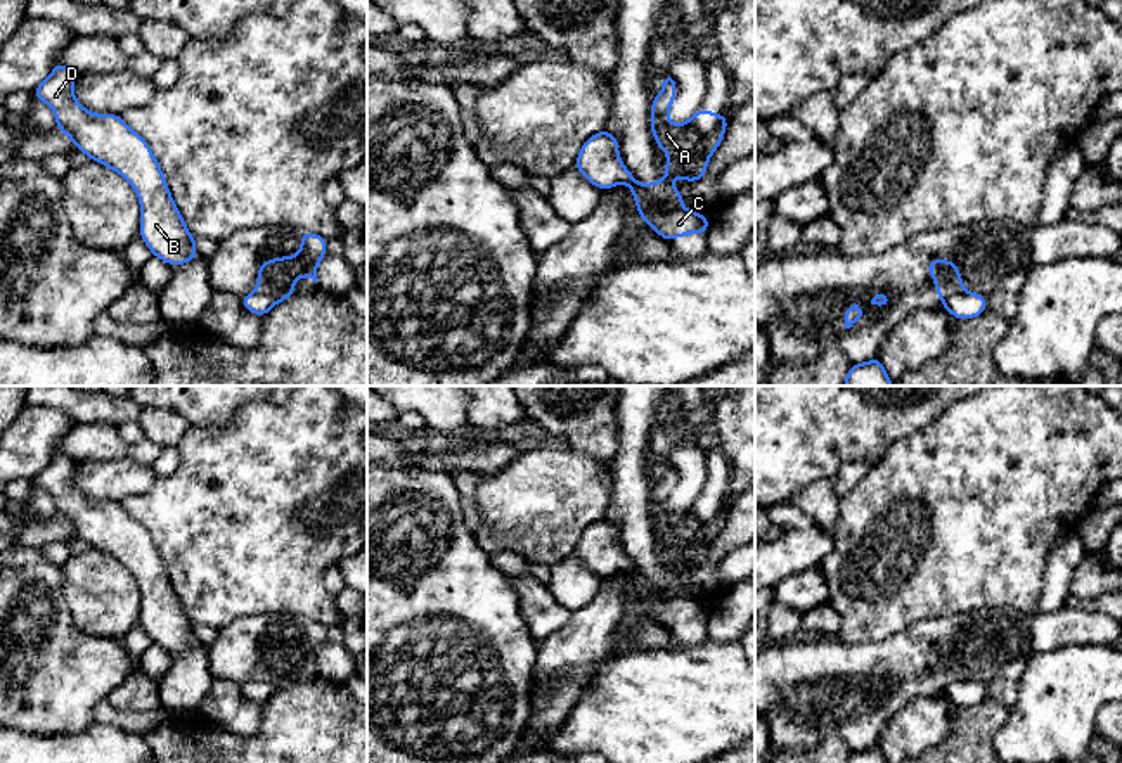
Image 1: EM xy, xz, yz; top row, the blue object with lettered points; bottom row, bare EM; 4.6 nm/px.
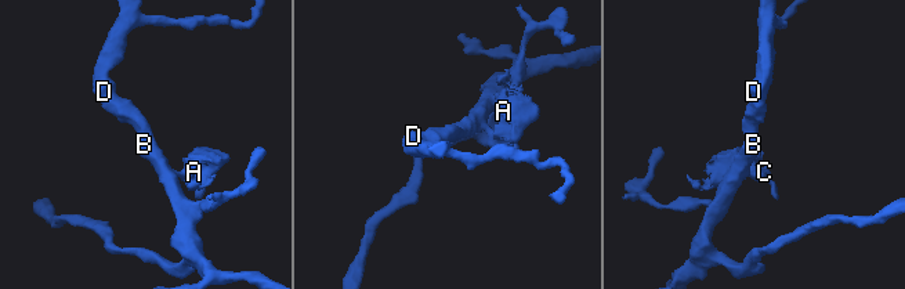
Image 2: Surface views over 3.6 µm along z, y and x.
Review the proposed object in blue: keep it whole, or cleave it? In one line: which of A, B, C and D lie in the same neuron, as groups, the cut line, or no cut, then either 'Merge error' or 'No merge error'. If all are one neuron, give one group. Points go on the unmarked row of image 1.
Groups: A / B C D. Split along xz (644, 577), (657, 589), (679, 597). Merge error

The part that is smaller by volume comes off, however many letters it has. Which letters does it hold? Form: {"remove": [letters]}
{"remove": ["A"]}

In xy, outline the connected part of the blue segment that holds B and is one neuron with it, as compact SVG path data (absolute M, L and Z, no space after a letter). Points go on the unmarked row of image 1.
M57 448L31 483L54 497L55 514L73 528L74 536L128 567L140 588L139 623L152 644L170 654L196 647L196 625L184 611L152 536L121 502L87 498L73 484L76 465L76 460Z

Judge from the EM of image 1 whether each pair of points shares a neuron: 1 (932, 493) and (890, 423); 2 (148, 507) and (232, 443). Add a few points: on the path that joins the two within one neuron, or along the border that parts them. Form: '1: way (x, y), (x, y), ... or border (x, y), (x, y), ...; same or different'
1: border (935, 419), (899, 438), (871, 468); different
2: way (170, 507), (215, 466); same

